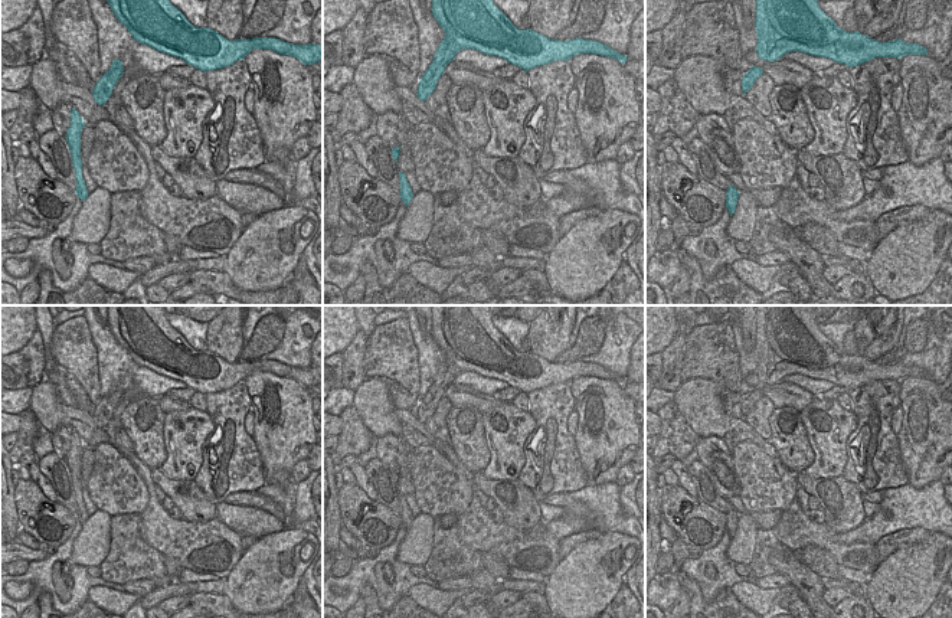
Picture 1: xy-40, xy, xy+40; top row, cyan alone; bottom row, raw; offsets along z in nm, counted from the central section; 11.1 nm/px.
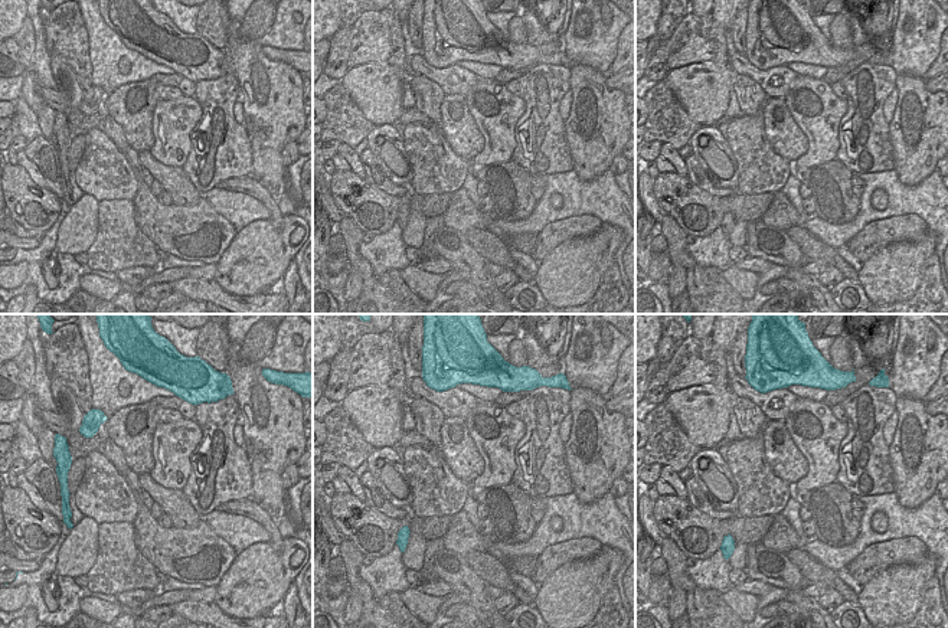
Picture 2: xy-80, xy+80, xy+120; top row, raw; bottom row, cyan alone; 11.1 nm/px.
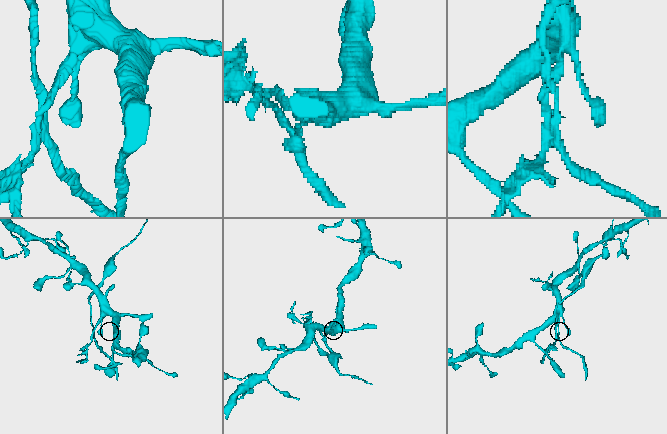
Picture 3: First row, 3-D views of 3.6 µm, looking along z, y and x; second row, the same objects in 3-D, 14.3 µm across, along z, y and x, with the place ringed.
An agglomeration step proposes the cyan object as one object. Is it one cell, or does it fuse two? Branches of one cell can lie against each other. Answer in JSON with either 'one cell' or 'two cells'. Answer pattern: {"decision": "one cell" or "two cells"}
{"decision": "two cells"}

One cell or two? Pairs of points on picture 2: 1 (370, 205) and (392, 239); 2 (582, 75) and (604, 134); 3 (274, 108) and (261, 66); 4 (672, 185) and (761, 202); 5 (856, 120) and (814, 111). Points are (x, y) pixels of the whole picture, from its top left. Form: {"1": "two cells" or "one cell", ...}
{"1": "two cells", "2": "one cell", "3": "one cell", "4": "one cell", "5": "two cells"}

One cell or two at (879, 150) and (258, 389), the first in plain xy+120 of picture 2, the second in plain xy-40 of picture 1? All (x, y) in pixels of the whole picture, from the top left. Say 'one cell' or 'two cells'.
two cells

